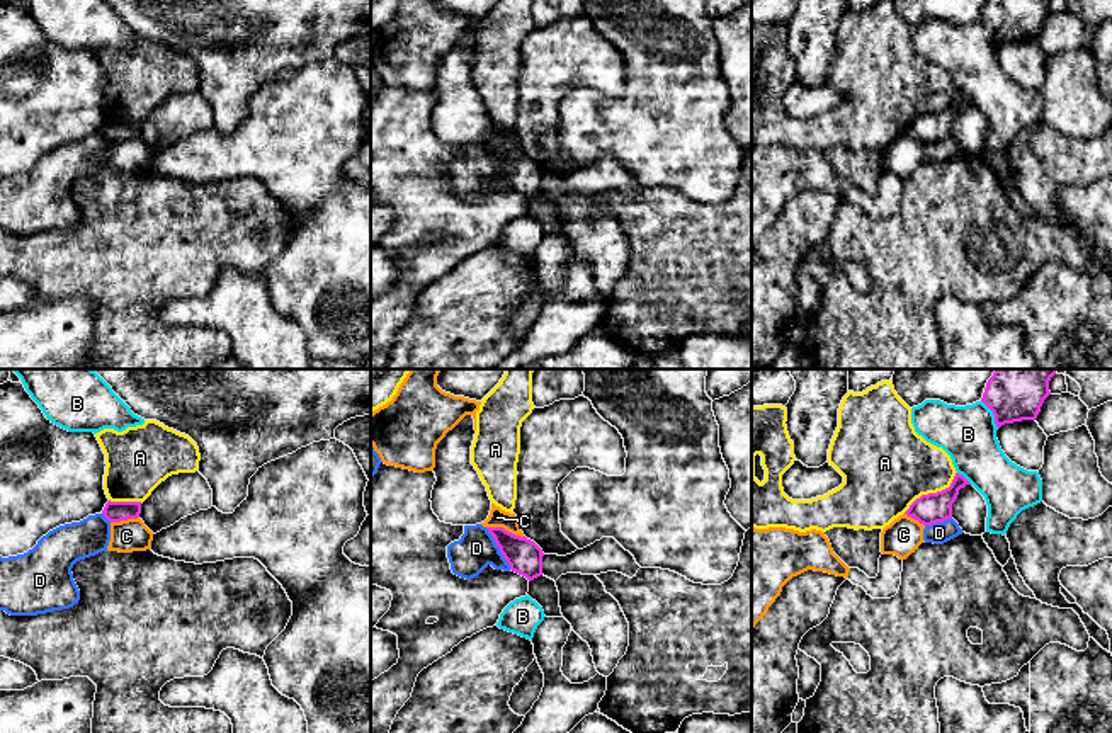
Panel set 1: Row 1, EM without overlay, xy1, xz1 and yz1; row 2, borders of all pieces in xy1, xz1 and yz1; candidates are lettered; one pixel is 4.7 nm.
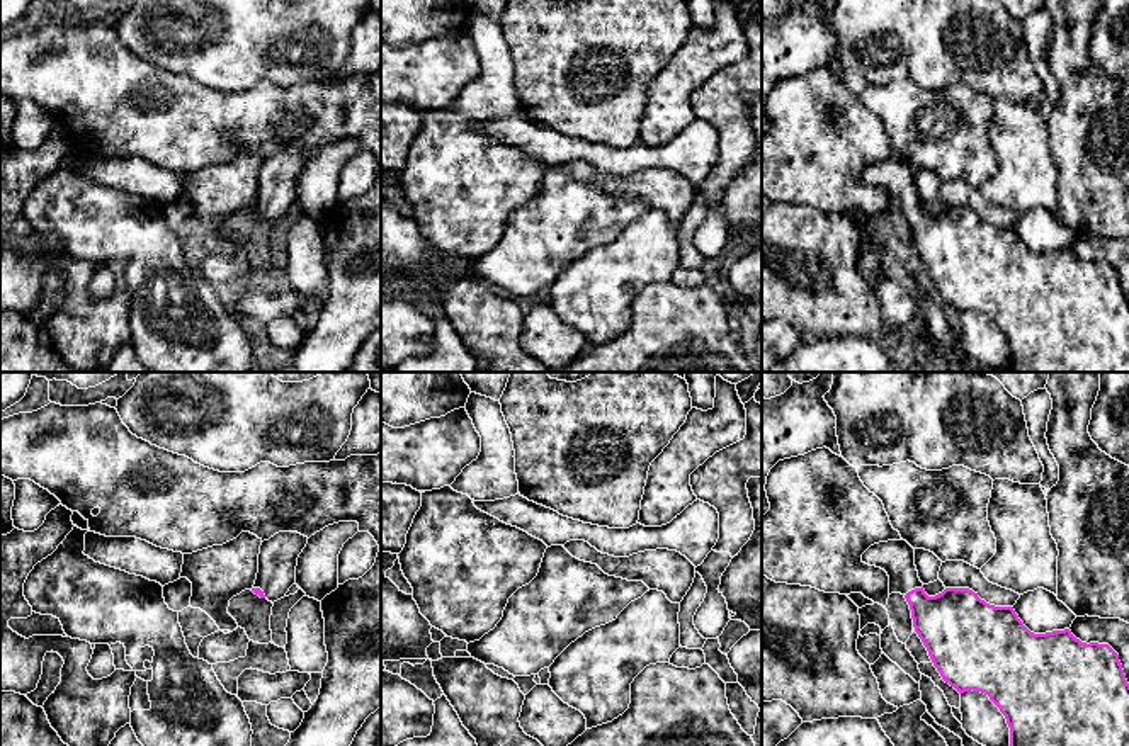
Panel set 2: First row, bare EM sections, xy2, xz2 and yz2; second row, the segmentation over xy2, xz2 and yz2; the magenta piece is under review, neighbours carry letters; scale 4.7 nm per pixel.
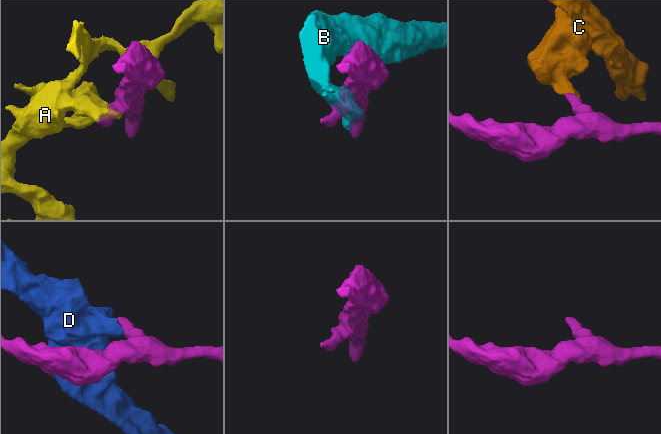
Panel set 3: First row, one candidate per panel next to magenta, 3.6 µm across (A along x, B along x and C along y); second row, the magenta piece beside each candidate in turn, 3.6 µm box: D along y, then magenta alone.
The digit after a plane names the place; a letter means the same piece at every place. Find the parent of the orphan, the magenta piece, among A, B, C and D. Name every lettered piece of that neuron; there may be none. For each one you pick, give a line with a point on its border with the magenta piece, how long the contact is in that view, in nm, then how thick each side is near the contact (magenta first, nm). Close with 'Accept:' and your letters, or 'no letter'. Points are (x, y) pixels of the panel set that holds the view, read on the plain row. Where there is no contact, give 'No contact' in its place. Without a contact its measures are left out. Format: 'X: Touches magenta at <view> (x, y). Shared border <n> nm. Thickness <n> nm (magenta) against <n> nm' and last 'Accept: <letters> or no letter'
Accept: no letter

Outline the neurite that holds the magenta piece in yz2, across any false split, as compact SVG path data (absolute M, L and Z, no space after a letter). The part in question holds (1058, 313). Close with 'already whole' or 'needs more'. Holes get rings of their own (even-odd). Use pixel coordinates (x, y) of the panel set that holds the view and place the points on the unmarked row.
M906 160L871 165L862 182L889 195L889 214L901 212L913 246L942 299L959 313L981 311L1005 335L1010 372L1129 372L1129 302L1109 263L1081 262L1069 248L1030 251L1013 226L986 223L969 207L928 216Z | needs more

